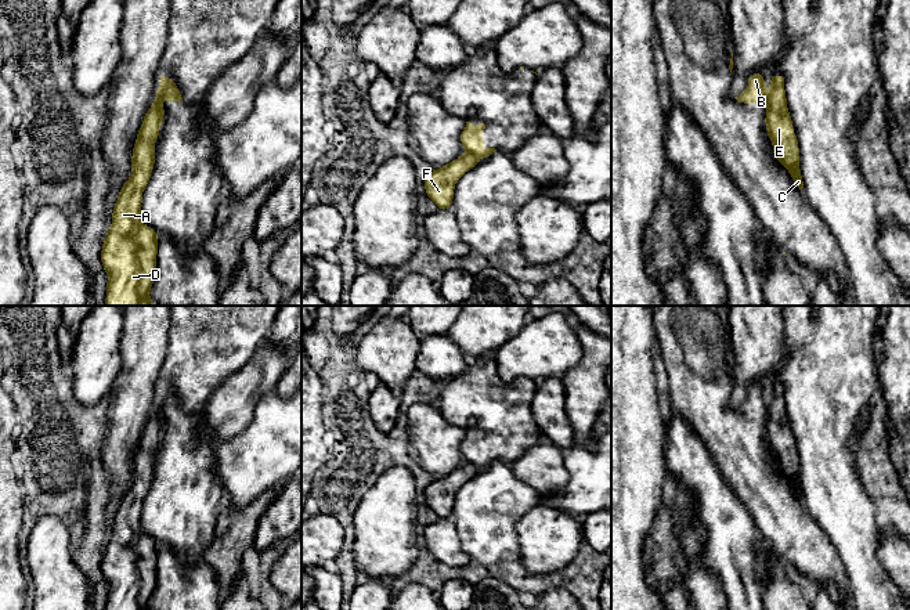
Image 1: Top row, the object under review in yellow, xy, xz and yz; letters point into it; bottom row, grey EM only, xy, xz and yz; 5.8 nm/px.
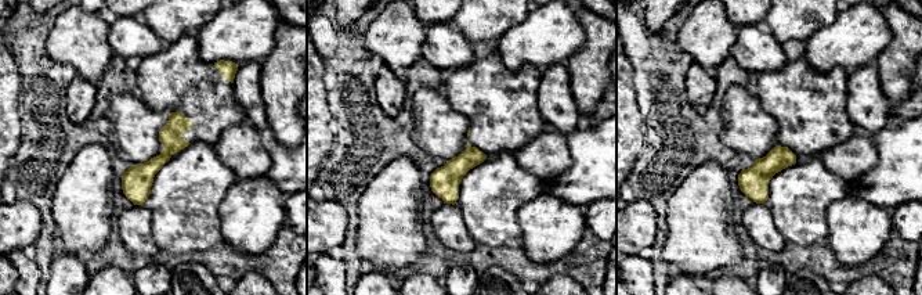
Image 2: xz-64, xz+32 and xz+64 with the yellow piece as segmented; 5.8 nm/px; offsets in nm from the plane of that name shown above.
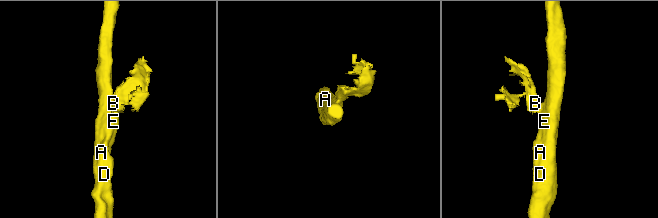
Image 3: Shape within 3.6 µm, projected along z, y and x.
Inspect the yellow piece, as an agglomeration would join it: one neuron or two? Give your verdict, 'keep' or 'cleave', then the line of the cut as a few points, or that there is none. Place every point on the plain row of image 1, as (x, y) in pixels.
cleave; cut xz (465, 459), (480, 468)

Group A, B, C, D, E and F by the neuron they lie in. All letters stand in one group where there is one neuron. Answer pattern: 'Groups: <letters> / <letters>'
Groups: A C D E F / B

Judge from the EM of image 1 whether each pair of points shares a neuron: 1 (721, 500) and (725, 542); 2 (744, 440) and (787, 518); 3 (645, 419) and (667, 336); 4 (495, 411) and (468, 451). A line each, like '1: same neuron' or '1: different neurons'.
1: same neuron
2: same neuron
3: different neurons
4: same neuron

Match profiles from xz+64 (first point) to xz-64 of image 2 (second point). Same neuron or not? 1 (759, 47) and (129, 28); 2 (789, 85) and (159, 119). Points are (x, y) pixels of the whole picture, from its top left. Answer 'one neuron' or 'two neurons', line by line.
1: one neuron
2: two neurons

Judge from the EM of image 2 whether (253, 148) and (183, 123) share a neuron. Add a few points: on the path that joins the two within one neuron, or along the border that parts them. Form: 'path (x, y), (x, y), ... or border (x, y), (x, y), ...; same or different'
border (245, 121), (231, 125), (213, 144); different

